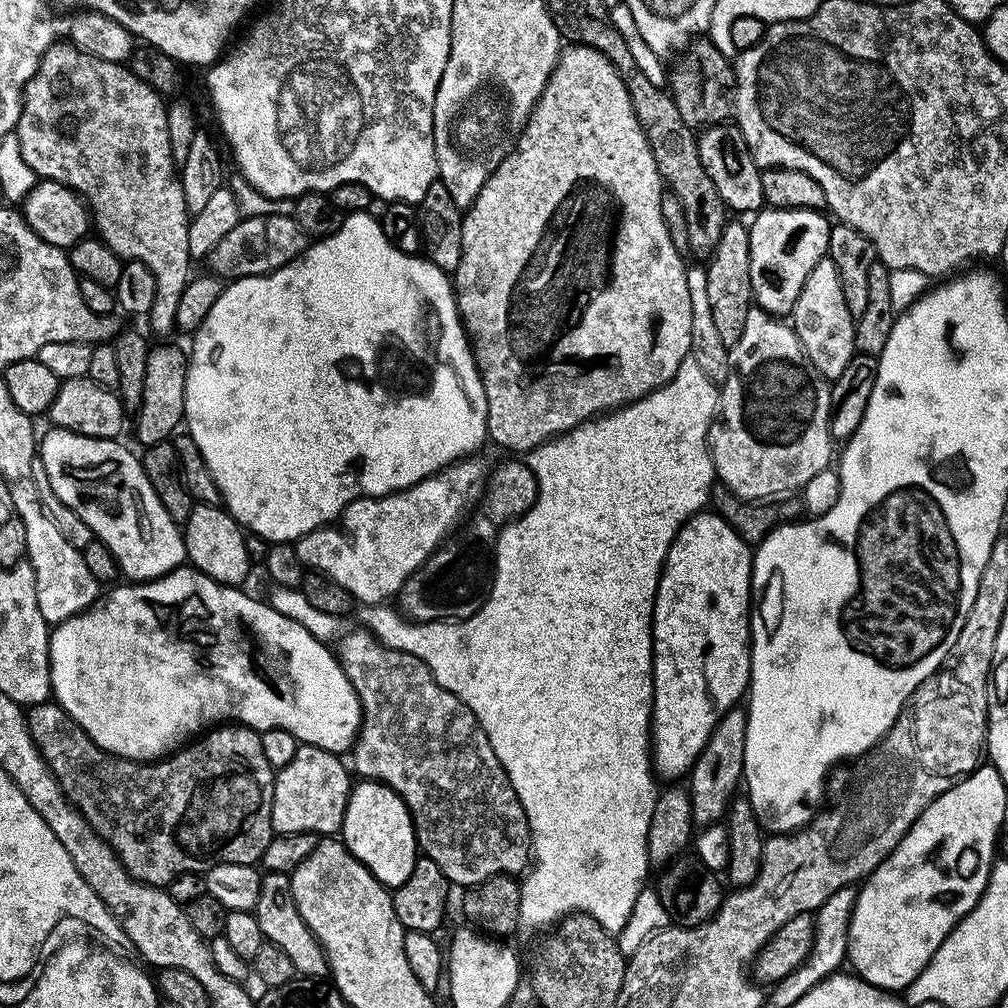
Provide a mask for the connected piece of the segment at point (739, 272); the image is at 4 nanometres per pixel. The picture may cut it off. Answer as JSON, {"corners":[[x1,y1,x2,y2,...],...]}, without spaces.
{"corners":[[729,222,722,230,722,238,718,242,716,251,707,265,709,282,707,283,707,297,710,298,711,313,714,314,715,328,719,331,719,337,730,350,742,342,742,334,746,331,746,318,750,318,754,307,752,294,752,279,750,278,750,234,749,225]]}

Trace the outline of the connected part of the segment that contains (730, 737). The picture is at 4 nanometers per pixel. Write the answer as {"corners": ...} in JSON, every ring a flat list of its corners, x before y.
{"corners":[[743,707,731,708,714,730,712,741,702,750,690,773,693,821,701,829,719,825,727,817,732,801,737,799,744,779,746,762,746,734,748,733,748,714]]}

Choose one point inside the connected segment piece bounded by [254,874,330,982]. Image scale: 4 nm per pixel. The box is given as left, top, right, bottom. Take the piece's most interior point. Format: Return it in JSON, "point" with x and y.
{"point":[282,924]}

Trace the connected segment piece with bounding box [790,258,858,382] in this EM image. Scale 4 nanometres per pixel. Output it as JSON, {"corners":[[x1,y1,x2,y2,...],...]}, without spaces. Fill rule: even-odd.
{"corners":[[831,258,820,260,818,266,814,266,814,274,806,278,802,298,798,298,796,309,792,312,790,320,808,356,814,360,828,356,824,372,829,381,835,382,842,374,842,370,846,370,846,366,850,366,852,359,858,355,857,317,852,316,850,306,846,306,846,297,842,295,842,278,838,278,838,266,834,266]]}

